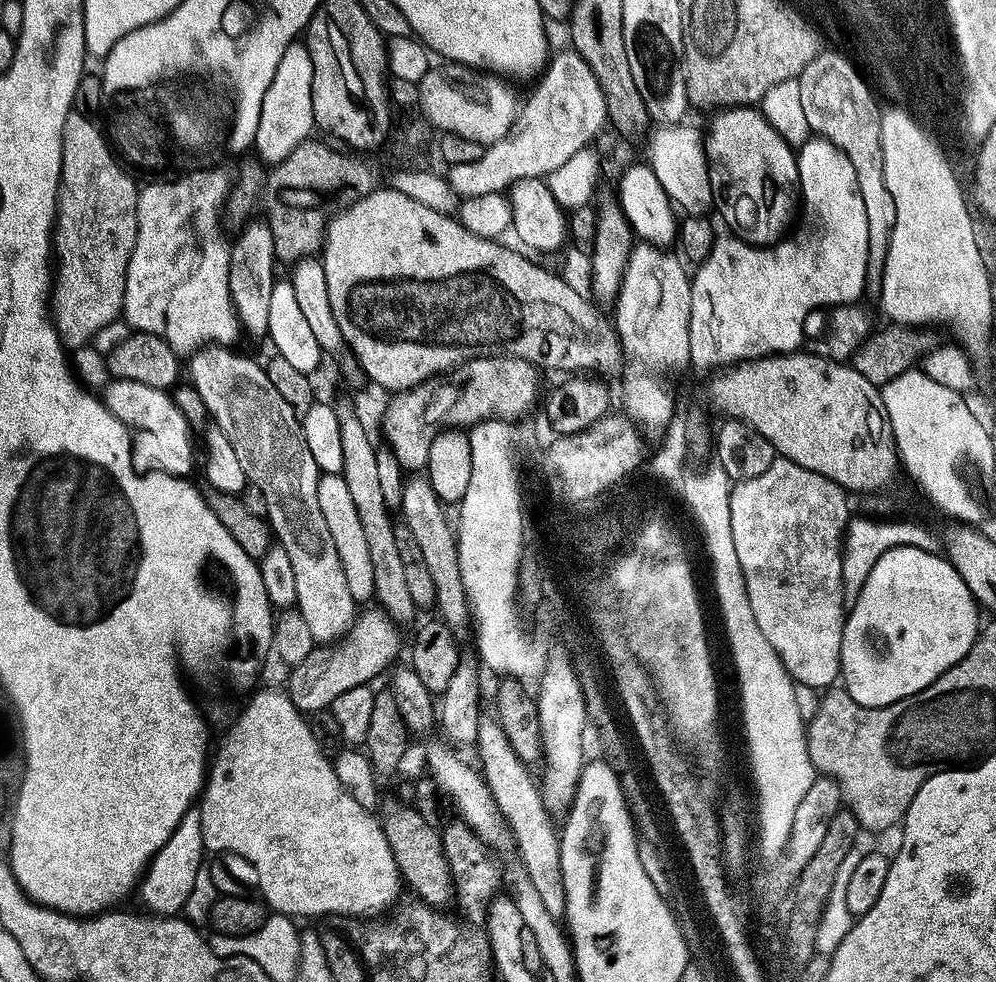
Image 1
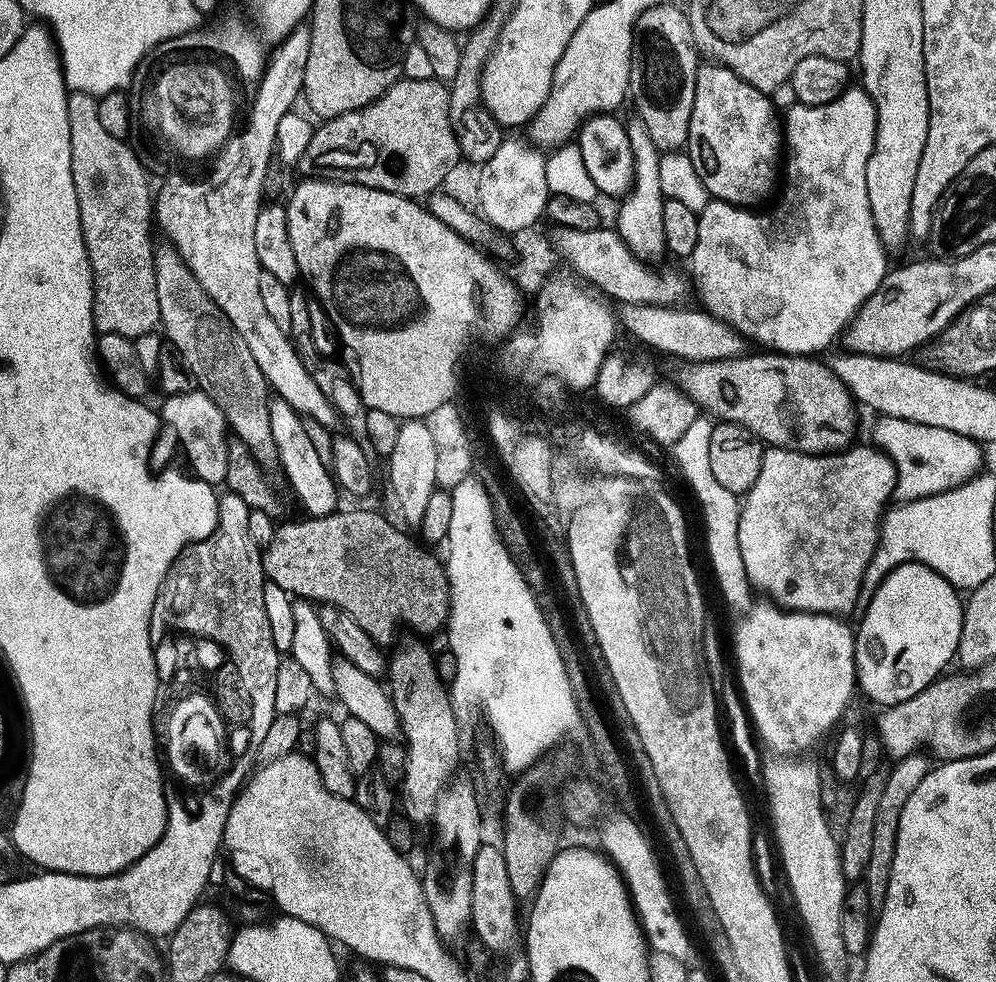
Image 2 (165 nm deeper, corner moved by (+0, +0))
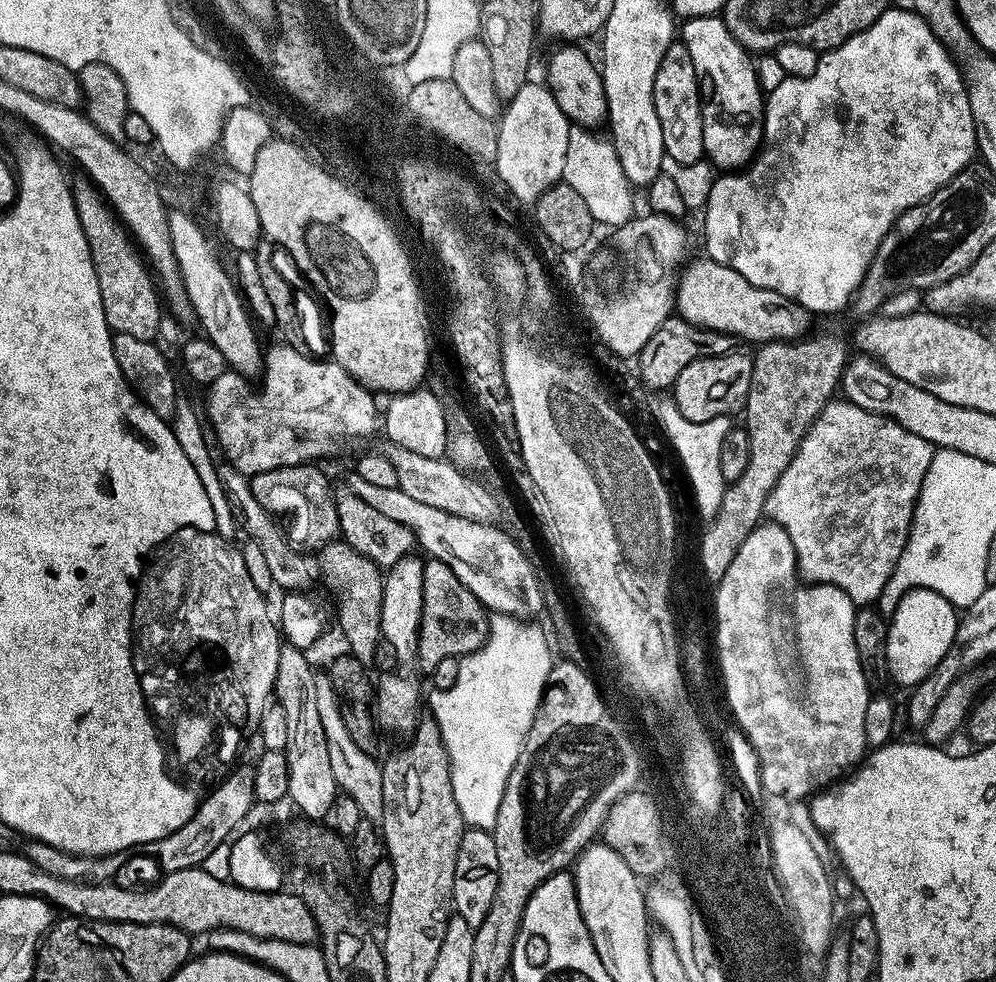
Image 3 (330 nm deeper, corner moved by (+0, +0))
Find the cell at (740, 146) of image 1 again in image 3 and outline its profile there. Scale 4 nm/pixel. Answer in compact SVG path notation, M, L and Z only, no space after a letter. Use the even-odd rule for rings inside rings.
M723 15L689 16L683 21L684 29L678 36L690 50L690 62L694 62L694 74L700 83L700 105L702 106L702 142L704 155L720 167L720 170L740 170L755 157L764 138L765 93L757 76L757 61L748 49L742 47L726 26Z

